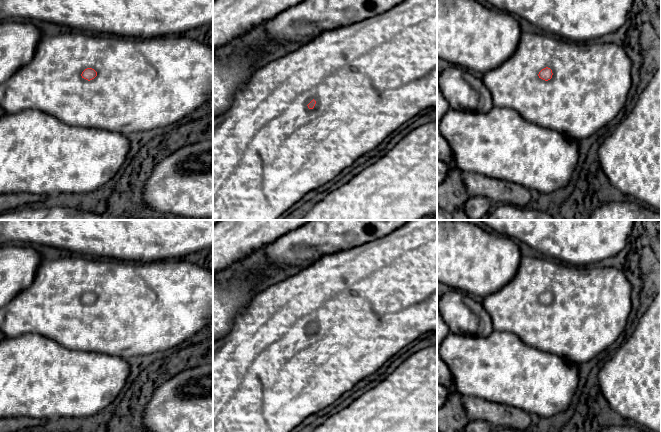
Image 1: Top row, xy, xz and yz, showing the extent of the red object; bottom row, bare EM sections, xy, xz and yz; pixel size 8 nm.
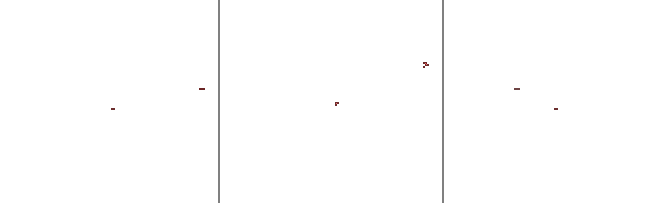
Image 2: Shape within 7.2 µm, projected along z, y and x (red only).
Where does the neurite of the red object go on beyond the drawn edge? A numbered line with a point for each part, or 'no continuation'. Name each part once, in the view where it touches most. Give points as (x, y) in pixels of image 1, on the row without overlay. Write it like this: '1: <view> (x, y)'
1: xy (142, 308)

